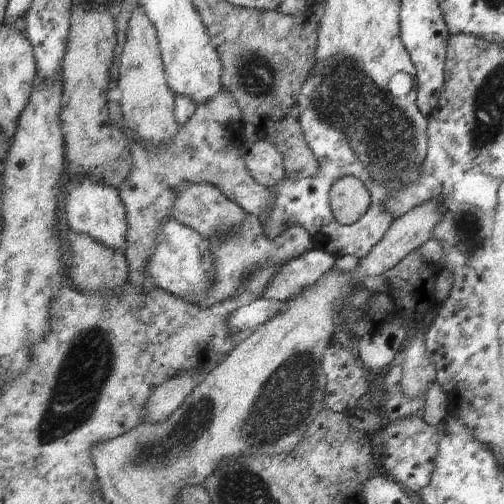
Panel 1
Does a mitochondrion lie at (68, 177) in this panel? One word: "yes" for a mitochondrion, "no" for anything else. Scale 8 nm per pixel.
no

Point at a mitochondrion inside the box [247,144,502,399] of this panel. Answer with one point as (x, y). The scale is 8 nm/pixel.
(466, 224)

